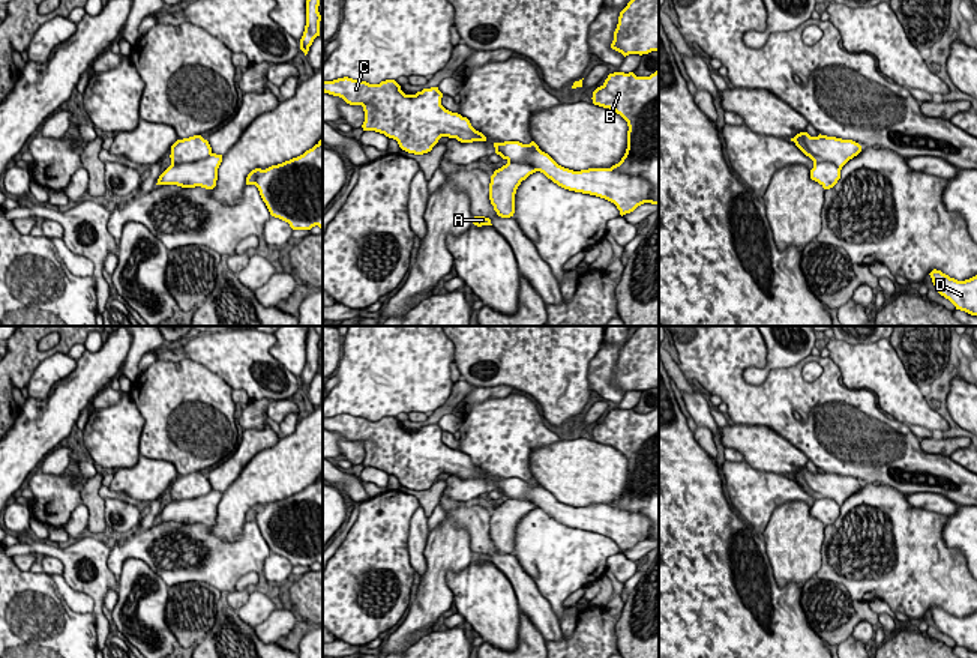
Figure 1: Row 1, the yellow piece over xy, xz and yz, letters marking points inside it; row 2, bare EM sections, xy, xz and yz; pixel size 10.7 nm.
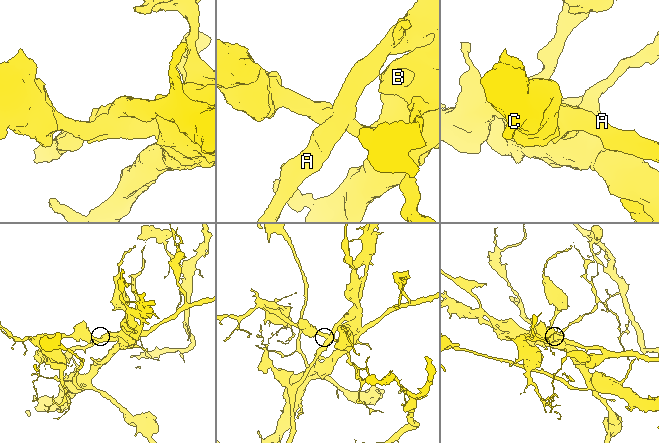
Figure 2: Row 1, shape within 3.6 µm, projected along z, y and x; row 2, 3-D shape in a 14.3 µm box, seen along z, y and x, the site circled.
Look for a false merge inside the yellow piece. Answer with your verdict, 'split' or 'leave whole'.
split

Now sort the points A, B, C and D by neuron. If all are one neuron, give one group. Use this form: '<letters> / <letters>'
A B D / C

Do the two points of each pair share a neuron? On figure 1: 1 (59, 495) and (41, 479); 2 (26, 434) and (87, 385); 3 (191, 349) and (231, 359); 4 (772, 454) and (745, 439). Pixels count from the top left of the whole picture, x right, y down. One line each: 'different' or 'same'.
1: same
2: same
3: same
4: same

